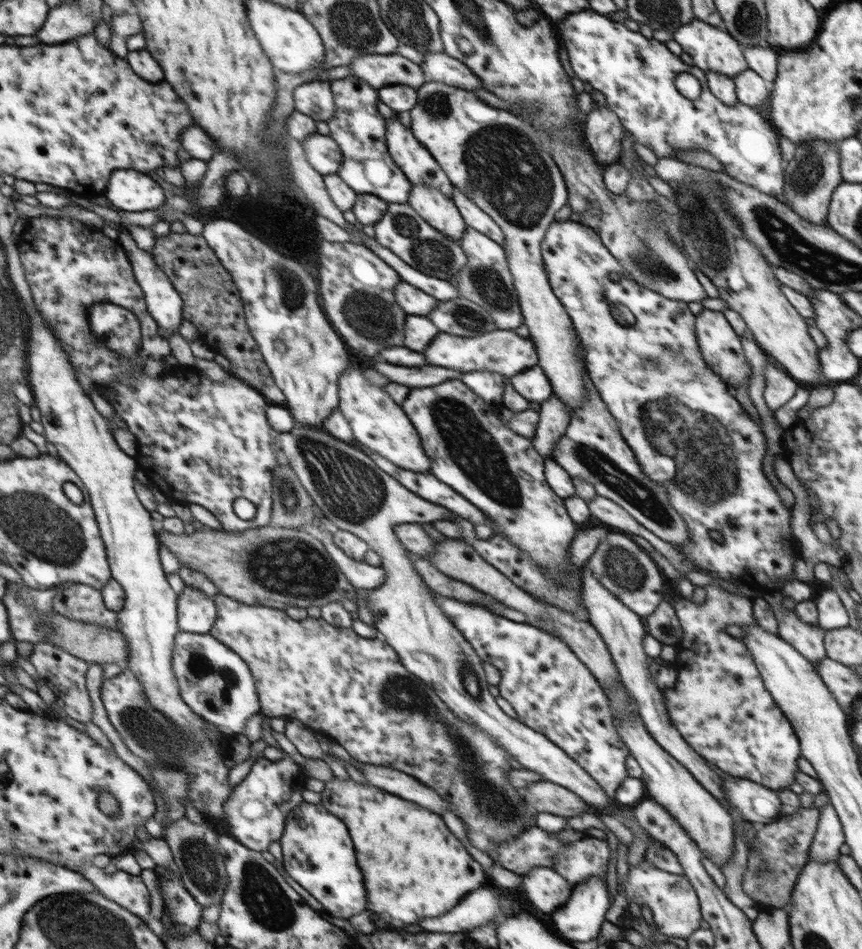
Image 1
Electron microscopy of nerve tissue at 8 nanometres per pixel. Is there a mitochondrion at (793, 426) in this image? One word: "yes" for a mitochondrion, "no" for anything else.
no

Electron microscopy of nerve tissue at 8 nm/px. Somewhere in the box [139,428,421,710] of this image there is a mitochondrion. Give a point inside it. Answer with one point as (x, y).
(352, 490)

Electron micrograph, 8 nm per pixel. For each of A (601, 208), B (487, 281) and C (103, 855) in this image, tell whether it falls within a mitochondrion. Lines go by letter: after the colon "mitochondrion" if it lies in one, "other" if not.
A: mitochondrion
B: mitochondrion
C: other

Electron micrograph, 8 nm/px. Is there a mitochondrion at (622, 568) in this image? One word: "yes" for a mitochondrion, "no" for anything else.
yes

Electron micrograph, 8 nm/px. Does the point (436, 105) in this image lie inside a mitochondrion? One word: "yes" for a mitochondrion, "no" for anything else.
yes

